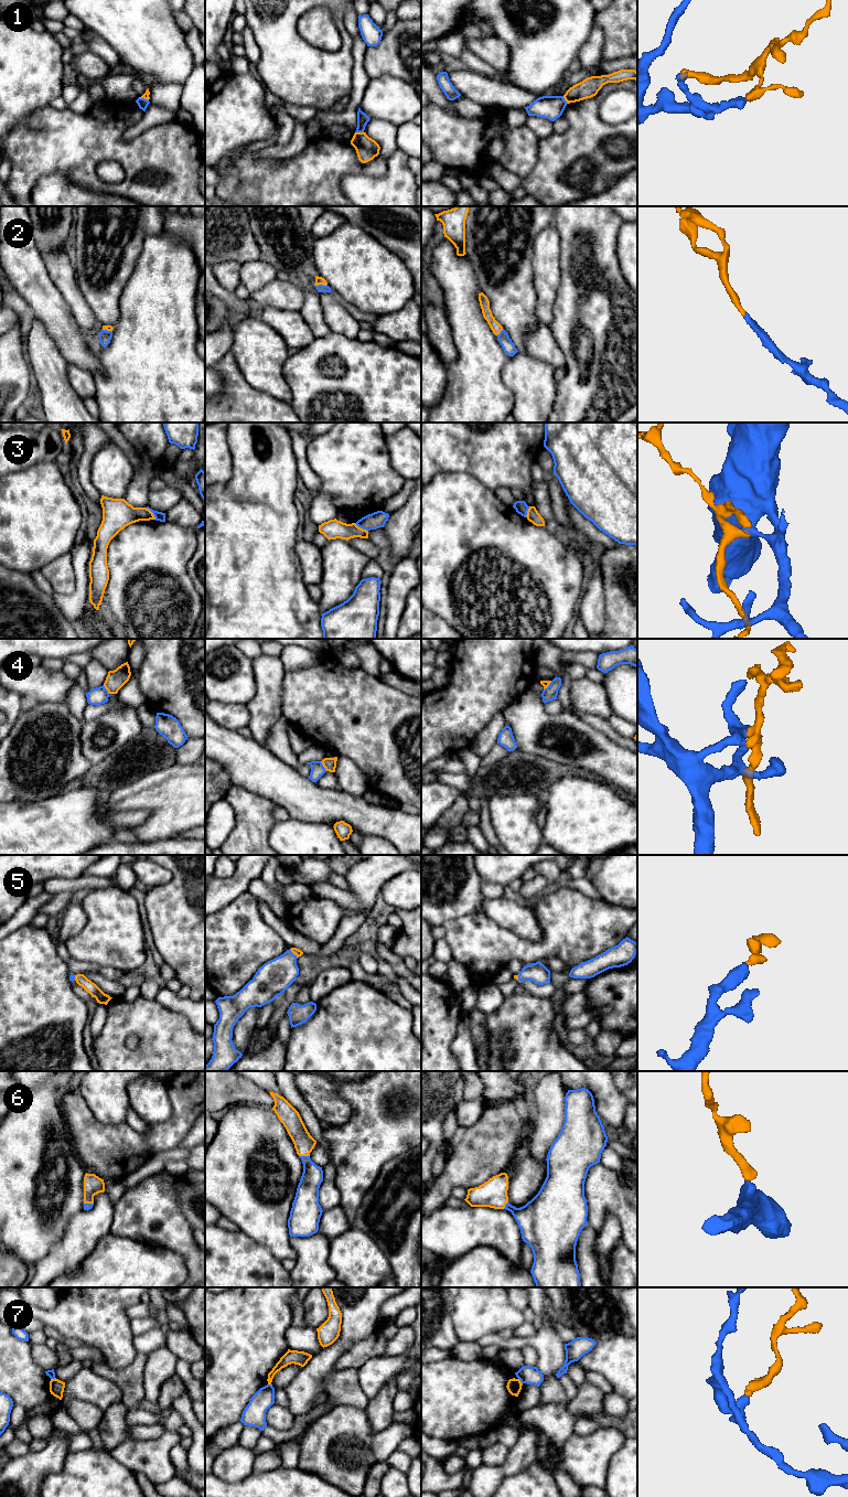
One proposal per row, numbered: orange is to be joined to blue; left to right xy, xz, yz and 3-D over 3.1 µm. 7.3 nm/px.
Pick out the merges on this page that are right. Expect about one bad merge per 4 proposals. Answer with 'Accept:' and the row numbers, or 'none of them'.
Accept: 2, 5, 6

